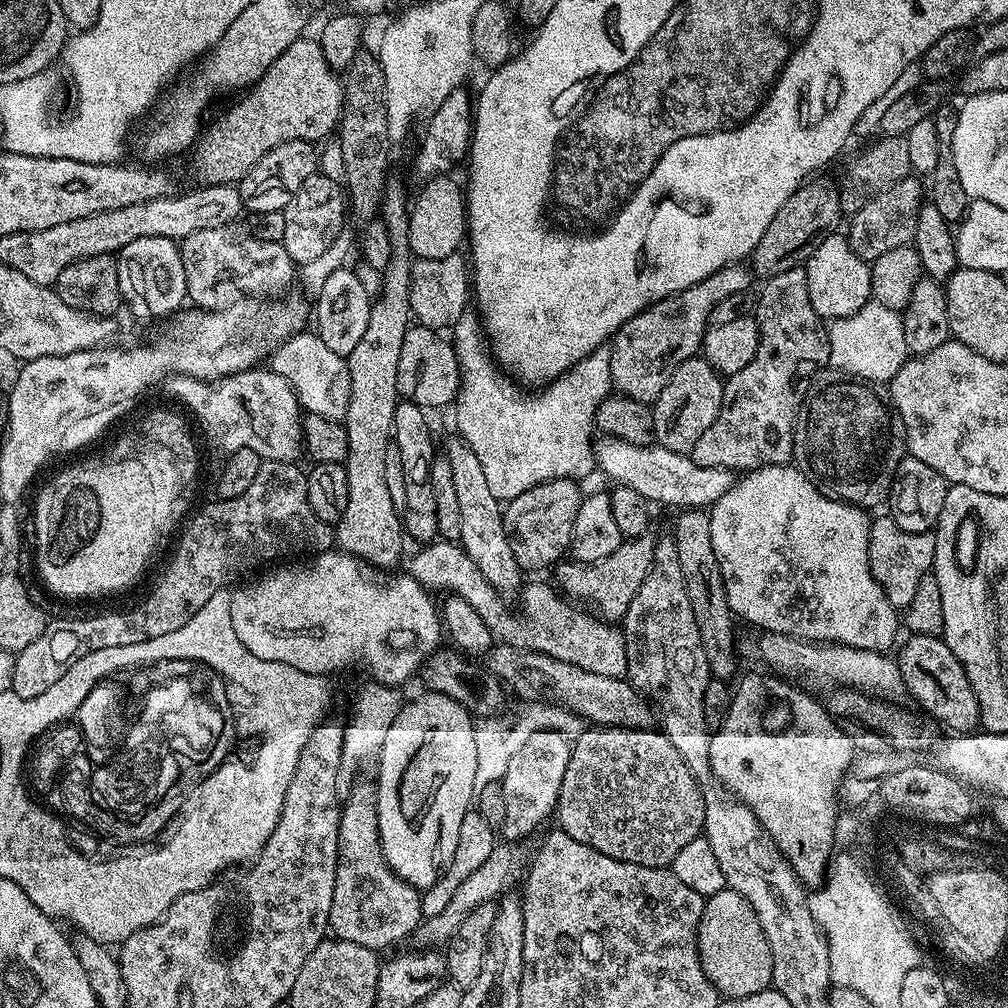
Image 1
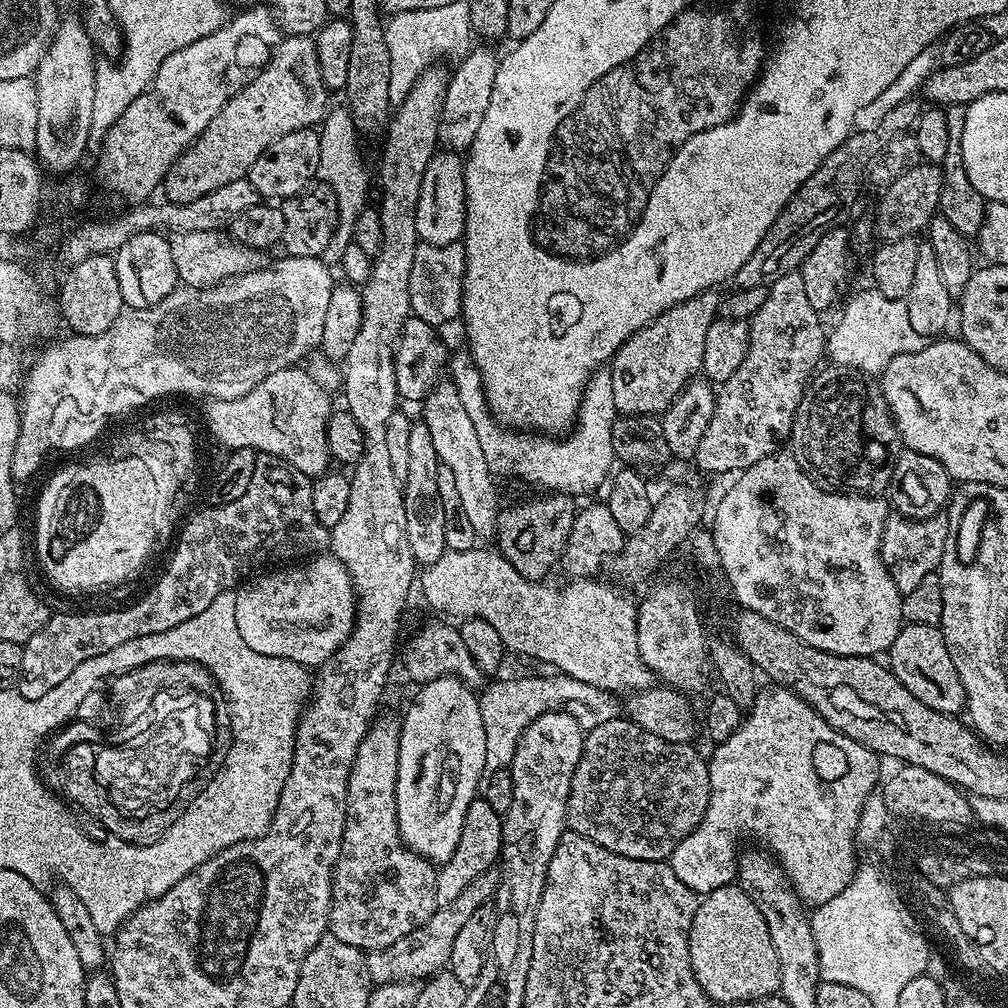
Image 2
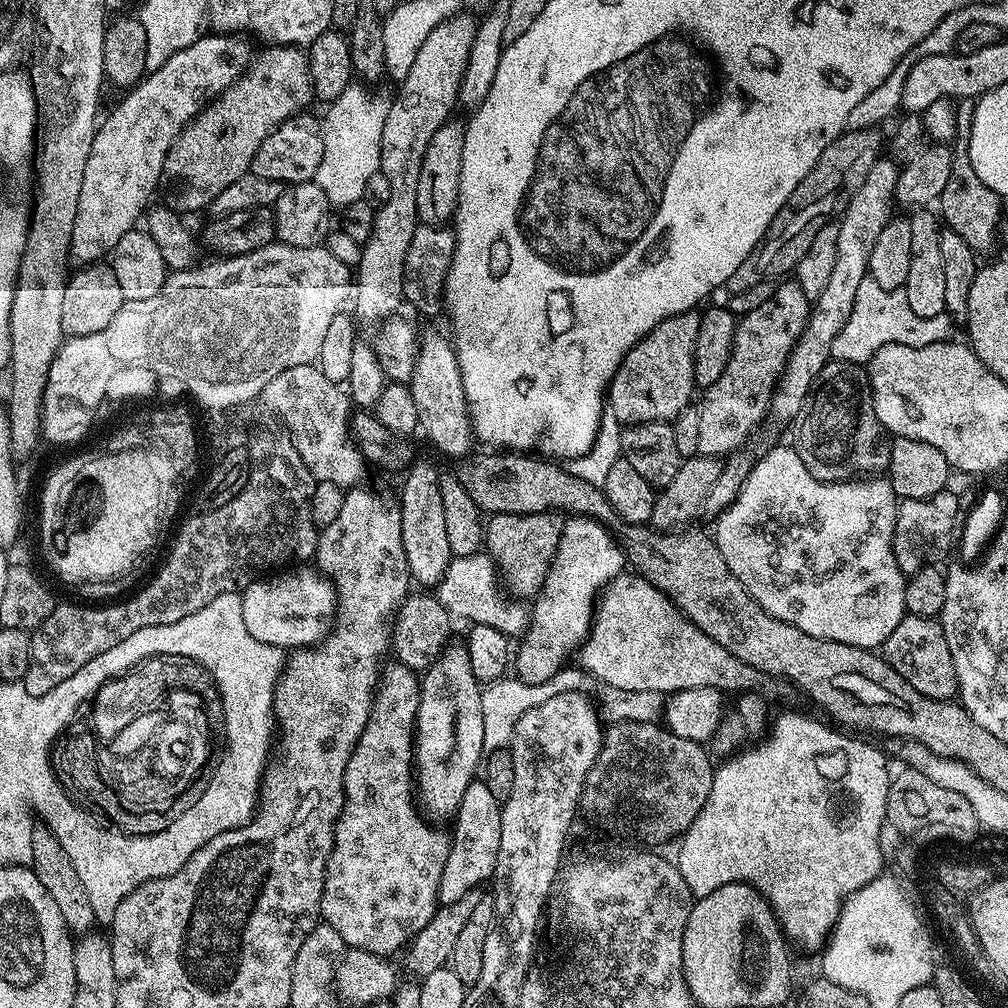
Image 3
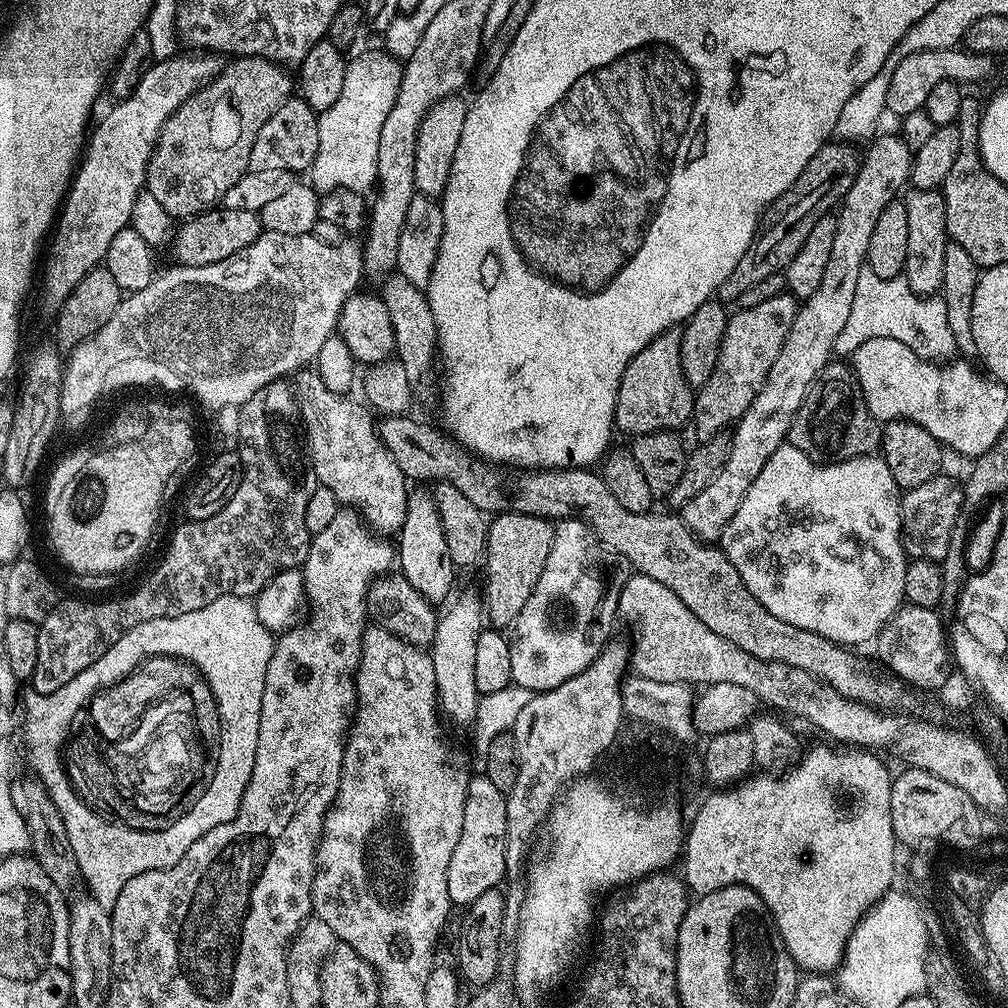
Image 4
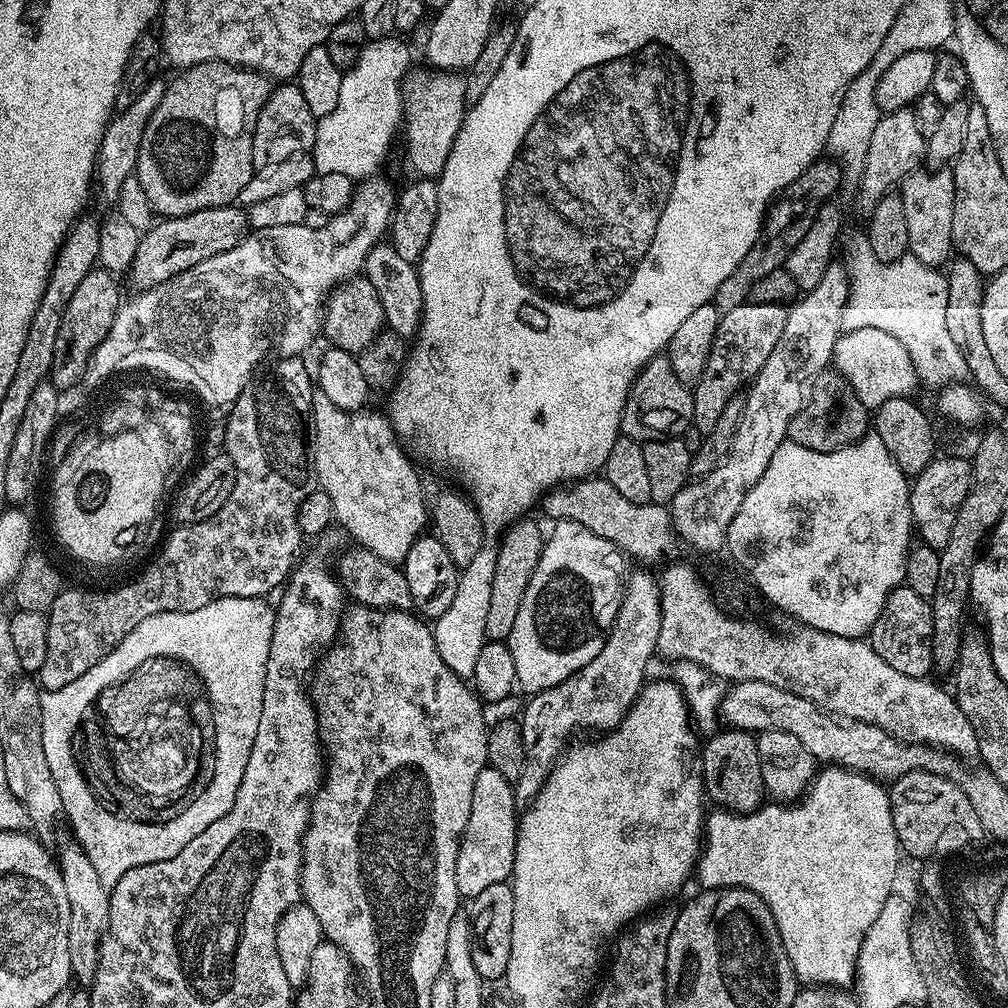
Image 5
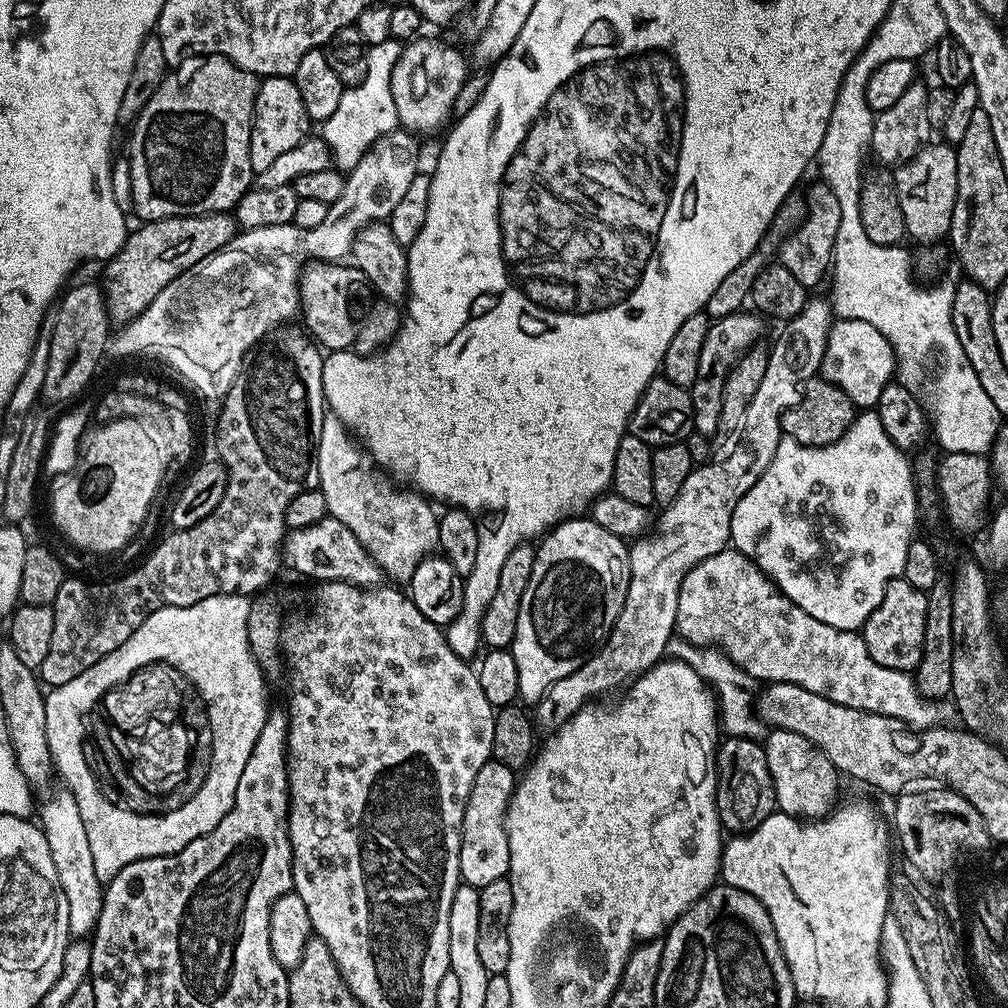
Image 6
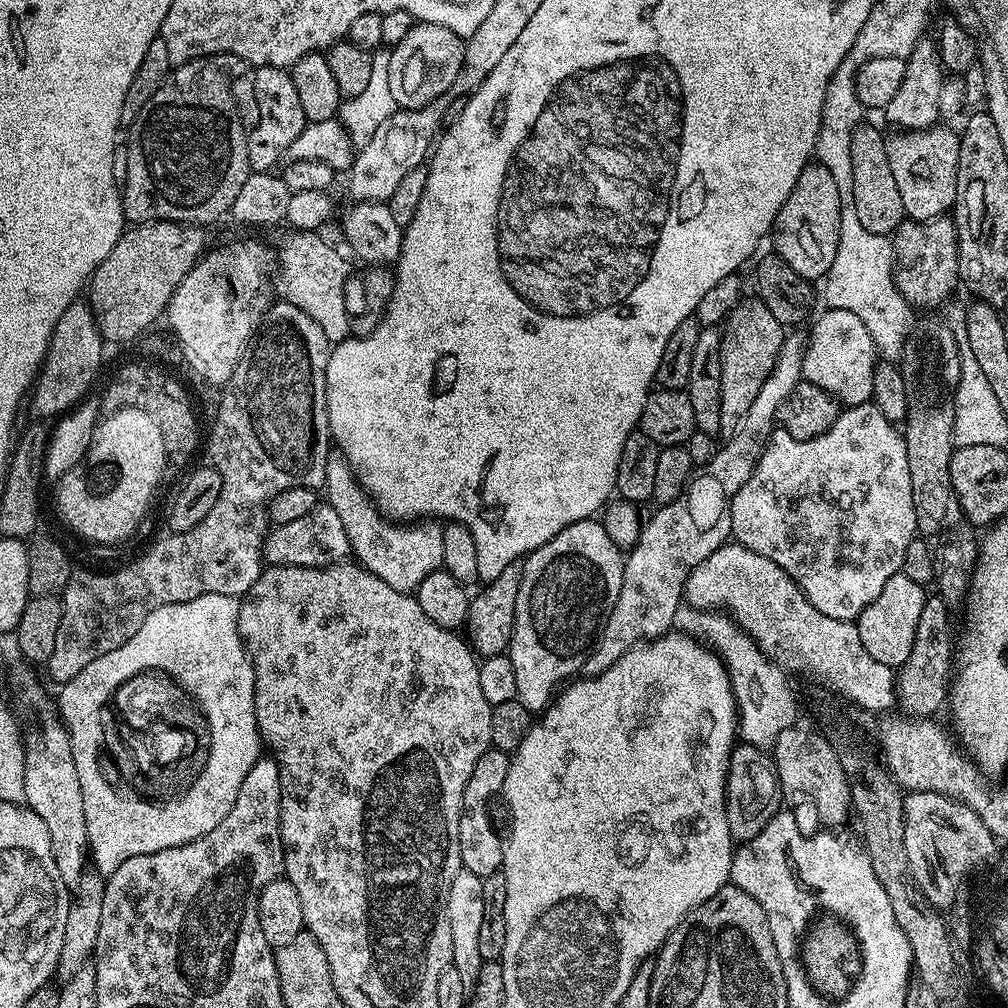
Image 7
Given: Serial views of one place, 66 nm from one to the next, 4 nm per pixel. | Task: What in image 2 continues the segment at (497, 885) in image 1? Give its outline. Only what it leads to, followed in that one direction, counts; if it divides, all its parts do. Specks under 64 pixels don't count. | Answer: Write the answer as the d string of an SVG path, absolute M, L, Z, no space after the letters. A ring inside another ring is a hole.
M495 867L486 869L458 898L439 905L422 926L410 930L410 934L402 934L398 942L390 942L385 948L374 948L366 956L366 976L373 985L389 984L395 980L419 981L441 971L450 958L450 950L454 947L454 937L462 931L462 926L478 911L478 906L489 903L495 897L496 887L500 881L499 871Z

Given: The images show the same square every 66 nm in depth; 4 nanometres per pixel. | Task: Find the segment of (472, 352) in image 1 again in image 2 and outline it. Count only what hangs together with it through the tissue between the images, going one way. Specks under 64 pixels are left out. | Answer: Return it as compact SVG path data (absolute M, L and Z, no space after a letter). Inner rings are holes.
M467 350L451 353L450 383L458 390L458 398L462 398L462 406L478 432L478 442L482 442L482 454L486 454L486 462L497 477L517 476L528 484L542 484L543 489L571 494L576 498L580 498L583 492L594 491L600 483L604 484L609 479L614 468L612 424L618 415L614 406L611 367L597 368L593 372L580 398L575 427L563 438L533 434L527 430L509 430L501 426L488 408L480 371Z

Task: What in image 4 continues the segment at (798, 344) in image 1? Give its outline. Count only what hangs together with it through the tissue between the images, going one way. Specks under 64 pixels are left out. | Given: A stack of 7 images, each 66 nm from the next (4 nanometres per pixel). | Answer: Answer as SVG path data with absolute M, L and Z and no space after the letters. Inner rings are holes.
M781 294L729 315L718 366L714 366L710 379L695 389L692 401L691 423L702 442L721 435L744 417L750 402L754 402L758 390L762 390L766 374L770 374L770 366L774 366L774 358L778 358L778 350L782 350L782 342L786 342L786 334L790 334L790 326L794 326L797 307L795 296Z

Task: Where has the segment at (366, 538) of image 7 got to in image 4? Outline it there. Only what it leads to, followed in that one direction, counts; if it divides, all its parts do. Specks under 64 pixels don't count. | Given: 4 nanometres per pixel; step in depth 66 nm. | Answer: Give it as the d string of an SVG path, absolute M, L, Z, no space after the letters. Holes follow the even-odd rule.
M314 370L301 371L295 377L294 391L306 437L306 455L312 462L317 485L334 490L341 505L363 513L377 533L399 533L406 518L410 484L377 436L373 413L359 399L351 400L351 395L330 390Z

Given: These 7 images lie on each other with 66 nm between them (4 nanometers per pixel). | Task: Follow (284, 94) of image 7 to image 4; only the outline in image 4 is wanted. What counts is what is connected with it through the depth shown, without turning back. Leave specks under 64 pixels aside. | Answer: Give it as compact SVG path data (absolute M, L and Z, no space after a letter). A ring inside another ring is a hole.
M293 94L283 100L266 118L258 138L254 138L254 150L250 150L249 172L258 170L286 170L293 174L307 173L318 154L318 113L299 95Z

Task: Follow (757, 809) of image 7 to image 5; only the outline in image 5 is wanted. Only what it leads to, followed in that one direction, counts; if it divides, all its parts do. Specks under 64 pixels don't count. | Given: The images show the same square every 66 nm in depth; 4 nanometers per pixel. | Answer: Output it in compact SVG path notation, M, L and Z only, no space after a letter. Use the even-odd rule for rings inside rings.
M729 727L728 732L717 731L709 735L708 741L702 744L702 767L704 770L704 790L709 801L713 805L724 810L738 813L751 812L757 806L763 805L766 800L766 791L762 778L762 762L759 761L757 737L751 732L744 732L741 728Z

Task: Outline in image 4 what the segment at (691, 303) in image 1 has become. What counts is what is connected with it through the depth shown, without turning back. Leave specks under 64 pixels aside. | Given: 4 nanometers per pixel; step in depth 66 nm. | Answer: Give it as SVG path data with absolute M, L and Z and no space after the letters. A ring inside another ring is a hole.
M669 330L658 334L658 338L630 358L622 374L616 399L615 431L625 432L625 437L631 438L651 432L679 430L691 421L693 399L694 390L686 382L686 374L682 374L680 332Z

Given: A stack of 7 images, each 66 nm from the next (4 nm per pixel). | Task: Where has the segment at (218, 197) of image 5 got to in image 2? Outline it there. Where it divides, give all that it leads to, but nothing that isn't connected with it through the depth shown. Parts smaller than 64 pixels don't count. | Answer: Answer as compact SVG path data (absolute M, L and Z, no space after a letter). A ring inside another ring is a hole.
M285 35L280 43L276 45L276 49L272 52L272 57L266 62L266 66L258 74L258 78L254 78L254 82L250 82L250 86L238 90L238 94L234 94L234 98L230 98L230 102L226 102L226 106L222 106L222 110L218 110L218 114L210 122L210 126L206 126L206 130L202 130L199 138L178 157L174 162L174 166L170 166L170 170L164 176L162 192L168 195L165 197L171 203L185 204L186 202L194 202L194 198L202 198L202 194L210 194L210 190L218 190L218 186L227 186L229 182L238 182L239 180L245 179L250 170L250 166L254 166L254 162L258 162L258 154L262 154L262 150L266 150L266 146L270 146L270 142L282 138L282 134L290 134L290 130L316 128L329 111L330 103L328 104L328 96L330 96L330 90L322 82L322 73L318 71L318 50L316 49L315 39L312 36Z

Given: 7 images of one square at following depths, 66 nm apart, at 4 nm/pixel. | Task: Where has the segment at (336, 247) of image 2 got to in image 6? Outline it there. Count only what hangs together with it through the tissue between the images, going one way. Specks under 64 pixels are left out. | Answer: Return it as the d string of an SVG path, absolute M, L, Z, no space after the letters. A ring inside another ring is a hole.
M394 39L371 45L366 54L366 78L345 87L334 114L323 121L322 139L332 149L332 163L337 169L351 170L358 166L374 142L397 127L394 94L390 94L390 78L394 74L394 62L398 62L401 47L401 41Z

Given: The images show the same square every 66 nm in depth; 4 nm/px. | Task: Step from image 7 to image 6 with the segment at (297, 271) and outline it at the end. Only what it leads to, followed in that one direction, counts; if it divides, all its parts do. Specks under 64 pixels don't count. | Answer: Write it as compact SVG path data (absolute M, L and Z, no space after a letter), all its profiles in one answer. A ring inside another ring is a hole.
M312 262L312 263L309 263L307 267L303 269L303 271L301 271L300 273L300 306L302 309L302 320L304 316L305 322L308 323L308 325L306 325L307 331L310 333L312 339L316 341L317 345L319 345L319 347L323 349L325 353L342 352L342 351L351 349L353 345L355 345L358 320L357 320L357 317L355 318L352 317L352 299L354 299L355 296L362 295L364 292L364 288L366 289L366 281L365 281L364 275L362 274L362 270L360 268L357 268L356 265L351 262L348 262L348 263Z

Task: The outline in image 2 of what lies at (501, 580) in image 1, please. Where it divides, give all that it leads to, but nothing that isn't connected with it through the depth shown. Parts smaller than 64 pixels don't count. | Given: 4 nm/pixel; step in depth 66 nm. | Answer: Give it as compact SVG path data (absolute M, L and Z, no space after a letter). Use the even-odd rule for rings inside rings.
M450 382L438 383L428 391L422 407L422 423L426 430L430 430L434 454L438 454L440 464L446 466L450 474L454 474L454 486L458 489L458 498L470 526L474 526L477 537L491 537L496 530L496 519L502 501L496 493L497 481L494 479L492 467L486 462L486 454L482 454L482 442L478 442L478 432L474 430L474 424L470 422L470 416L462 406L462 398L458 398L458 390Z

